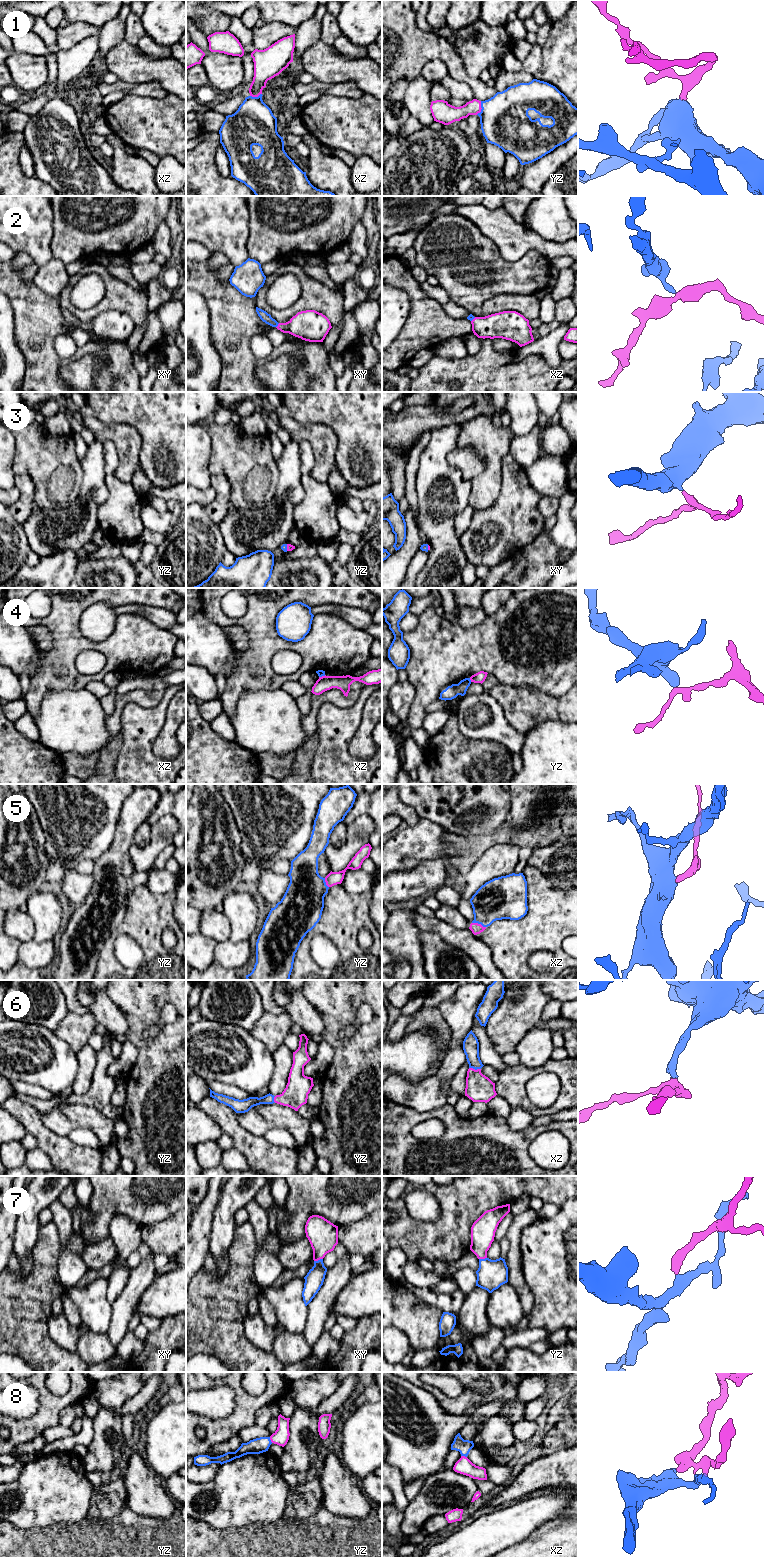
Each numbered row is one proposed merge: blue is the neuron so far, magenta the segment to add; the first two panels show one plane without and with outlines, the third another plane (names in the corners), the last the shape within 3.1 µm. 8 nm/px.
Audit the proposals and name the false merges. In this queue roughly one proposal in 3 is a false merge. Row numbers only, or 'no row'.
4

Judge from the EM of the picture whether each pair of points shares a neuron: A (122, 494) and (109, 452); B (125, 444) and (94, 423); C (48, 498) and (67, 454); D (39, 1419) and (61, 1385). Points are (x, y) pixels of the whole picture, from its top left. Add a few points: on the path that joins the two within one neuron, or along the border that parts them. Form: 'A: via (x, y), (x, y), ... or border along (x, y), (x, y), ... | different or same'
A: via (114, 484), (110, 479), (110, 462) | same
B: via (117, 436), (114, 433), (102, 431) | same
C: via (53, 487), (56, 465) | same
D: border along (44, 1382), (59, 1395), (70, 1388) | different

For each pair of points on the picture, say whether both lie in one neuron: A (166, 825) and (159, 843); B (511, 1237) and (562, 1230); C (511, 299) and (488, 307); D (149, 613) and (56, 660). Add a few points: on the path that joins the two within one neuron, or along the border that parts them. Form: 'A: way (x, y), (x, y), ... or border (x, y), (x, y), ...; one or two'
A: way (165, 829), (159, 839); one
B: border (537, 1219), (527, 1225), (521, 1232), (521, 1260); two
C: way (505, 302), (494, 305); one
D: border (133, 614), (143, 617), (163, 628); two

